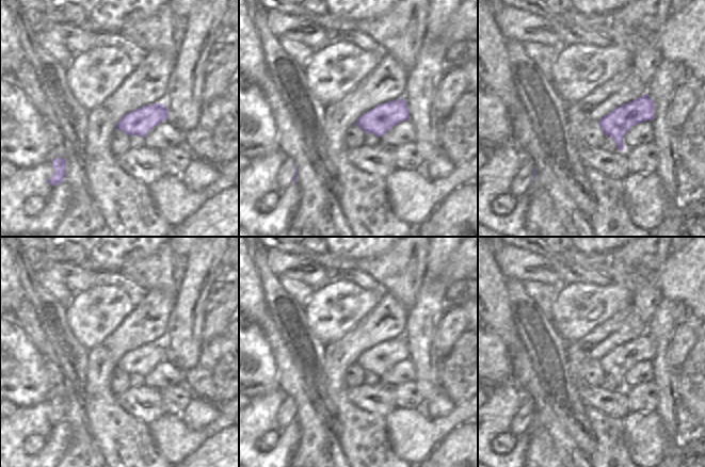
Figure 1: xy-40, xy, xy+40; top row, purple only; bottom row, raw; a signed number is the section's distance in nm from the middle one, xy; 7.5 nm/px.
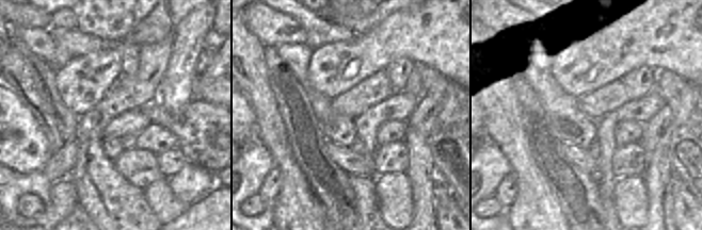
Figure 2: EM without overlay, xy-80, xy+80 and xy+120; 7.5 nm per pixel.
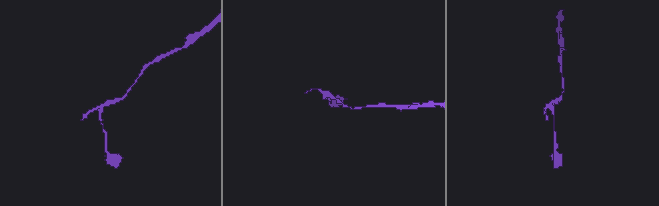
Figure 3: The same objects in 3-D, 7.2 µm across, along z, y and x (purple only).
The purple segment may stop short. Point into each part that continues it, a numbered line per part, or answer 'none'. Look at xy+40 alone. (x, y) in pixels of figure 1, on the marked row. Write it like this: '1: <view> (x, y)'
1: xy+40 (608, 144)

